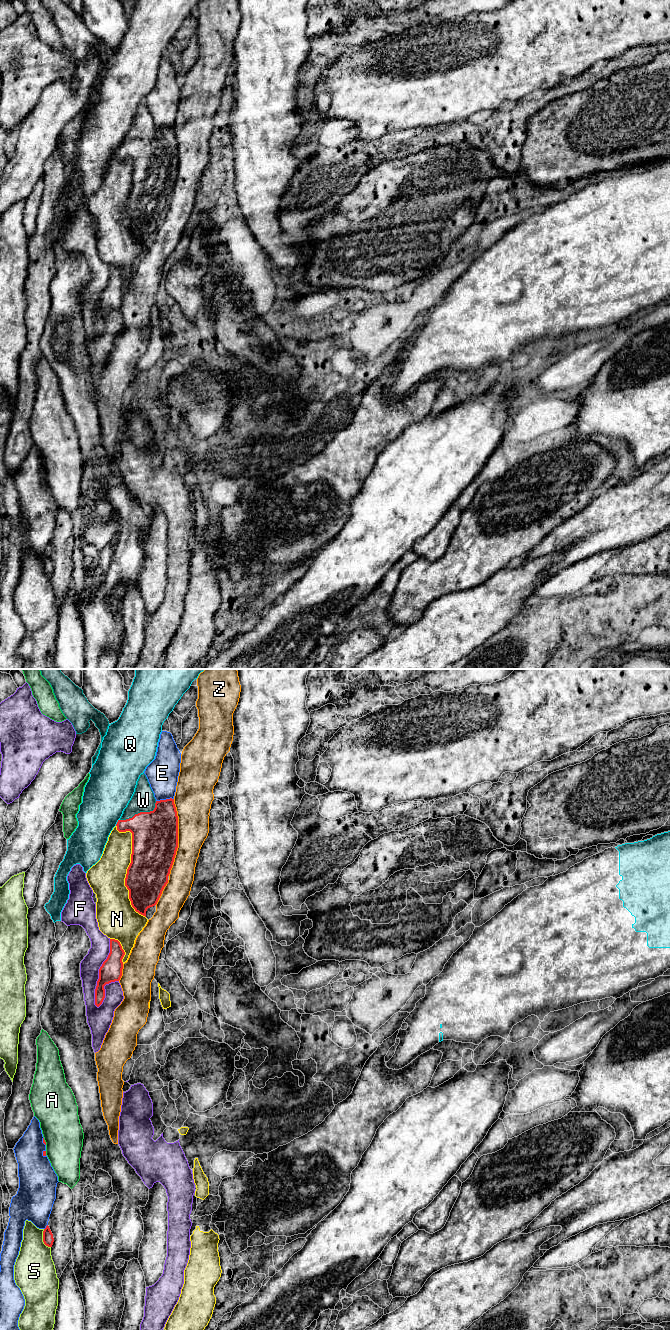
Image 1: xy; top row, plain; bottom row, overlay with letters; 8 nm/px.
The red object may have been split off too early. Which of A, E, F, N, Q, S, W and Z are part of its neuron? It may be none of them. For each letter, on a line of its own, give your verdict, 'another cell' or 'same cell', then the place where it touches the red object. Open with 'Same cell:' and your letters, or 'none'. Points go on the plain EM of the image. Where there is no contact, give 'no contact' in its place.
Same cell: W
A: another cell; contact xy (44, 469)
E: another cell; contact xy (164, 128)
F: another cell; contact xy (99, 301)
N: another cell; contact xy (128, 196)
Q: another cell; contact xy (117, 150)
S: another cell; contact xy (43, 567)
W: same cell; contact xy (140, 140)
Z: another cell; contact xy (177, 165)

